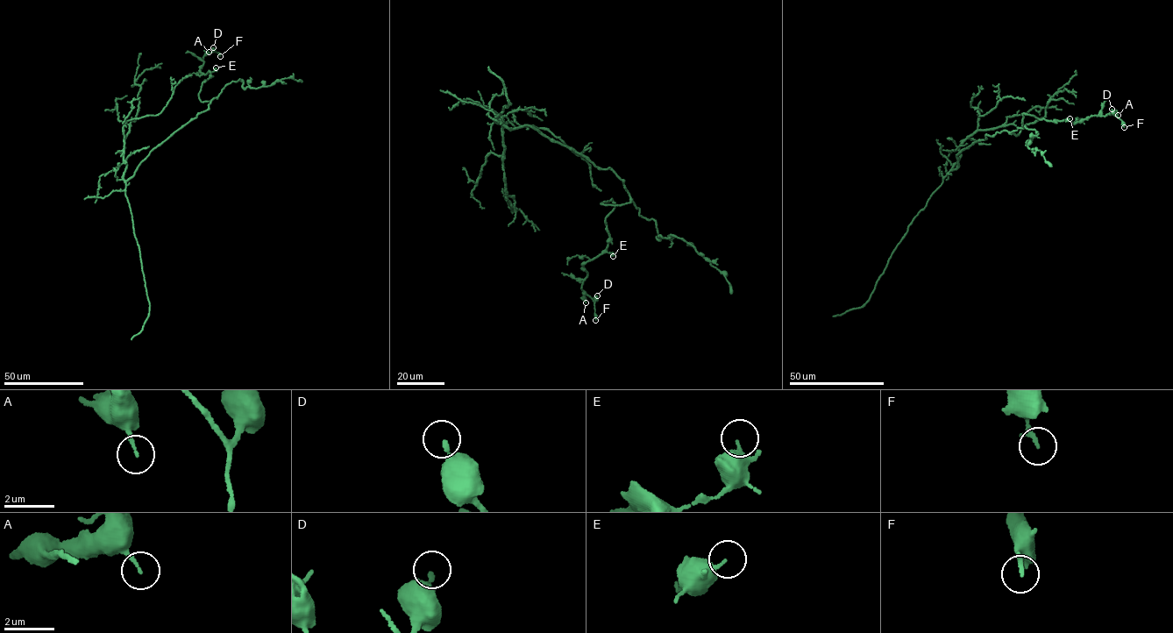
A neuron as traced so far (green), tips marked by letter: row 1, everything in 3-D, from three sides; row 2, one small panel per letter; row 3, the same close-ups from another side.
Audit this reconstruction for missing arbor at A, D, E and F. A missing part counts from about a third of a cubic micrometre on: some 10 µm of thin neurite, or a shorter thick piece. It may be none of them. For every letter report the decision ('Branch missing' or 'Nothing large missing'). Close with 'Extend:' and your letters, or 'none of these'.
A: Nothing large missing
D: Nothing large missing
E: Nothing large missing
F: Nothing large missing
Extend: none of these

